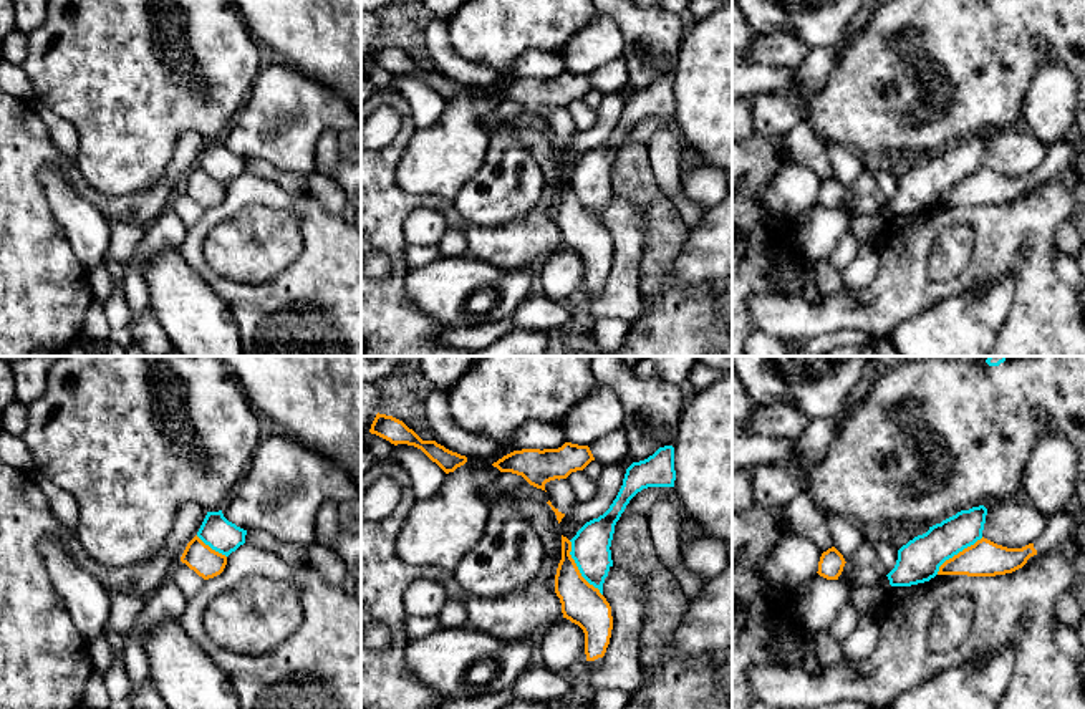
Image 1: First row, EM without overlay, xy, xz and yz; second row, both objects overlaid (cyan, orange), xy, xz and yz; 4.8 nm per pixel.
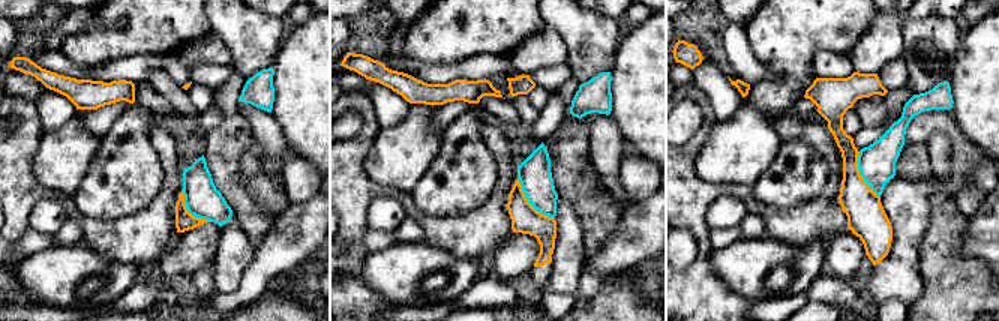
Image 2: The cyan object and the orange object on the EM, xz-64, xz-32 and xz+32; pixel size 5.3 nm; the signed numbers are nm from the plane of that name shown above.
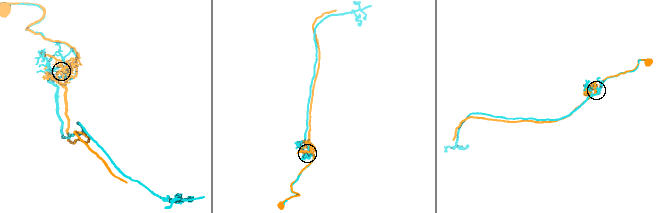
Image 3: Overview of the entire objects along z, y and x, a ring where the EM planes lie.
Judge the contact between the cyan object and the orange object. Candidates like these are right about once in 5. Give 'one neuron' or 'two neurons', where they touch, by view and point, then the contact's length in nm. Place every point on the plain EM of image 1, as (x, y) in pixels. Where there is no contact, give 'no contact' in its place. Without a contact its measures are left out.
two neurons; contact xz (578, 197); length 320 nm

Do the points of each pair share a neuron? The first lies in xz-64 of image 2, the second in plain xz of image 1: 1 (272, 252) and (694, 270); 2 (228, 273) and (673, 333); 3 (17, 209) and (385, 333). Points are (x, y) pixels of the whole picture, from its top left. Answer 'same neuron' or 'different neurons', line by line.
1: same neuron
2: different neurons
3: same neuron

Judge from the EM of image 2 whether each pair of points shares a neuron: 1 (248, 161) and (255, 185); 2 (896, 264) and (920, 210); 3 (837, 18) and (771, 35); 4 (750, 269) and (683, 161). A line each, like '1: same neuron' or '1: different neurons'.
1: same neuron
2: same neuron
3: same neuron
4: different neurons

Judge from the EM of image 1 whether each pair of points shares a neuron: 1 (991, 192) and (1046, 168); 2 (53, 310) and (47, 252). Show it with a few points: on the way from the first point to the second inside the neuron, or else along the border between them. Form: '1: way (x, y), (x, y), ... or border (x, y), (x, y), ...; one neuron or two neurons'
1: way (1004, 189), (1016, 188), (1032, 178); one neuron
2: way (47, 295), (47, 267); one neuron

